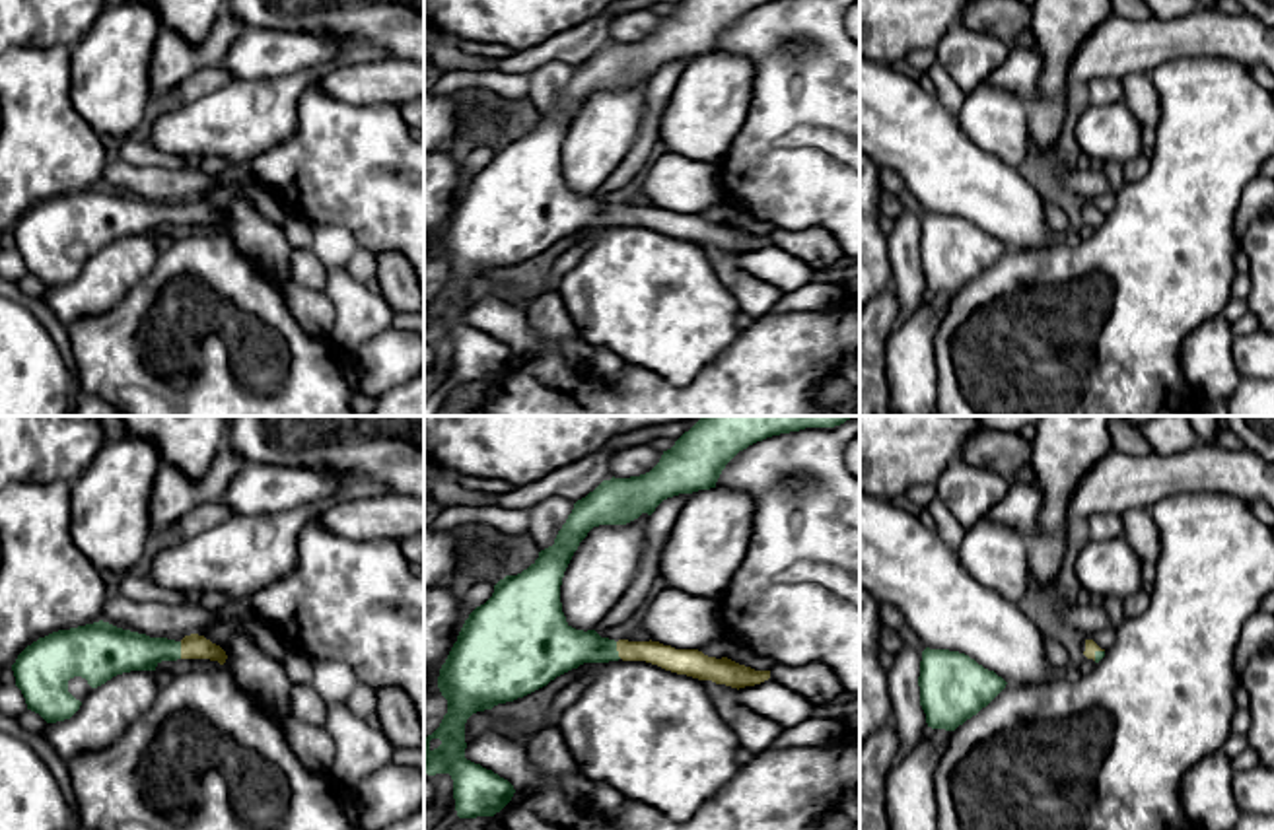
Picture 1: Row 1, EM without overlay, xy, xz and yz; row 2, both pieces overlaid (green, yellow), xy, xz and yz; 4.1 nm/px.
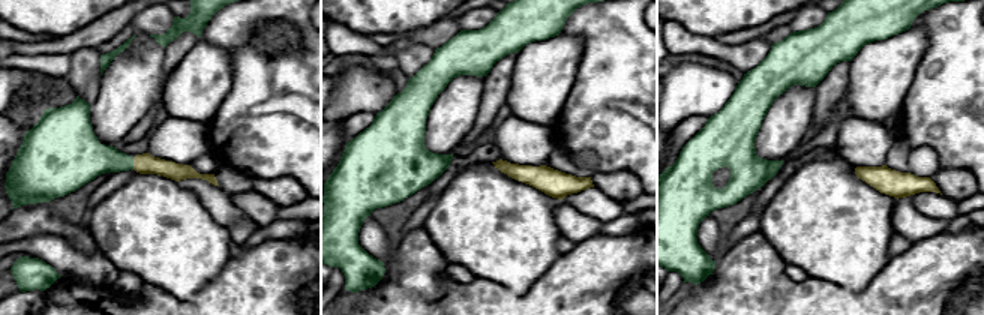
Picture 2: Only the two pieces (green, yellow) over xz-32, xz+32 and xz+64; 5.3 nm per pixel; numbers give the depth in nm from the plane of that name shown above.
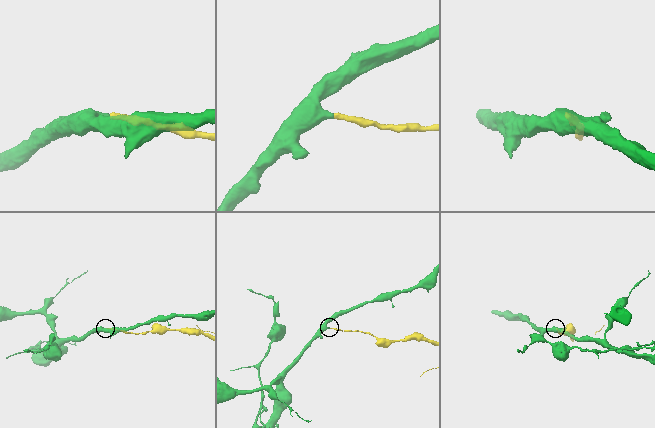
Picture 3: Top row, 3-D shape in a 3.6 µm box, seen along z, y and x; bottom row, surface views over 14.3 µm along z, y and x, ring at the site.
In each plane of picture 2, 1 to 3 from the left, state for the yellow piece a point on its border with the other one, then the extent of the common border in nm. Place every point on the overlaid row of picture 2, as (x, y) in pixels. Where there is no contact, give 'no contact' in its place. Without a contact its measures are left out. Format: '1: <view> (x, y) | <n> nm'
1: xz-32 (132, 164) | 60 nm
2: no contact
3: no contact

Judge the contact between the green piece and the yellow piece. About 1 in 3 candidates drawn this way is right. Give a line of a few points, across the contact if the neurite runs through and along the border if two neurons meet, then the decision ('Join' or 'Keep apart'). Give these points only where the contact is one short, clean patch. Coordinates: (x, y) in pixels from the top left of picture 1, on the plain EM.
Line: xy (119, 214), (179, 214), (193, 210). Join

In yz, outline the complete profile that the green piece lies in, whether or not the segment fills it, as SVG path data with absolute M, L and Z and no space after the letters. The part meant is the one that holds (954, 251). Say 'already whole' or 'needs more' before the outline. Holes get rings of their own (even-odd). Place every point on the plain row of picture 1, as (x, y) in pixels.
already whole | M930 212L922 216L920 270L932 294L955 295L986 272L1006 249L965 218Z

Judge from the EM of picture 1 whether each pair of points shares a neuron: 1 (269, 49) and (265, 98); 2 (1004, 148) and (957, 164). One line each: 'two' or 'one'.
1: two
2: two

